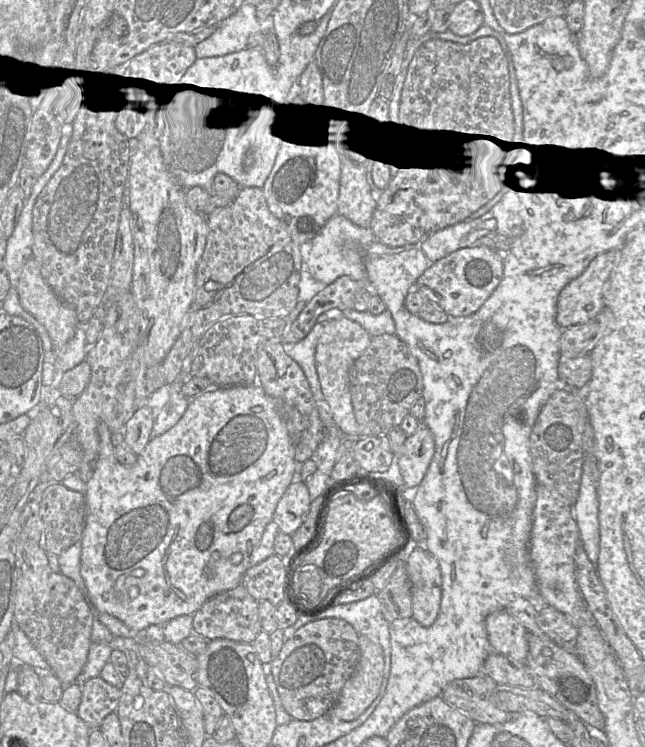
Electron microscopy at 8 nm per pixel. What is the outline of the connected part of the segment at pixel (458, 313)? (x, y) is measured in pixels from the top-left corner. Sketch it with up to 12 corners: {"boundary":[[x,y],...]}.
{"boundary":[[465,247],[433,262],[413,289],[464,317],[500,284],[503,253]]}

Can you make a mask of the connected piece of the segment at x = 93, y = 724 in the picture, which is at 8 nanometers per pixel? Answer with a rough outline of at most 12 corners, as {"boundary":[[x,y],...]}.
{"boundary":[[101,677],[79,685],[76,714],[91,730],[115,712],[120,688]]}

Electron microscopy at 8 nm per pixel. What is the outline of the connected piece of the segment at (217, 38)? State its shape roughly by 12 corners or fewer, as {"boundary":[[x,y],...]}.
{"boundary":[[247,2],[197,44],[198,59],[247,49],[256,33],[272,33]]}

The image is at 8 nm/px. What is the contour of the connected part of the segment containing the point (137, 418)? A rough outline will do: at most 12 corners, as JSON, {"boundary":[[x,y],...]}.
{"boundary":[[147,405],[125,425],[123,445],[137,456],[152,438],[154,417]]}

